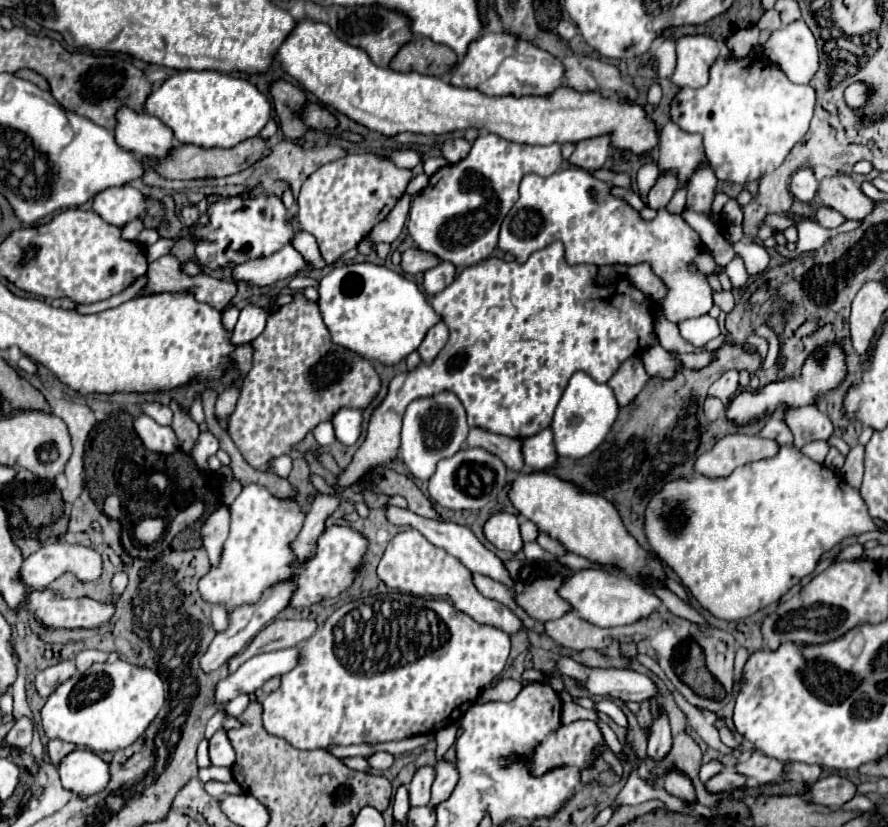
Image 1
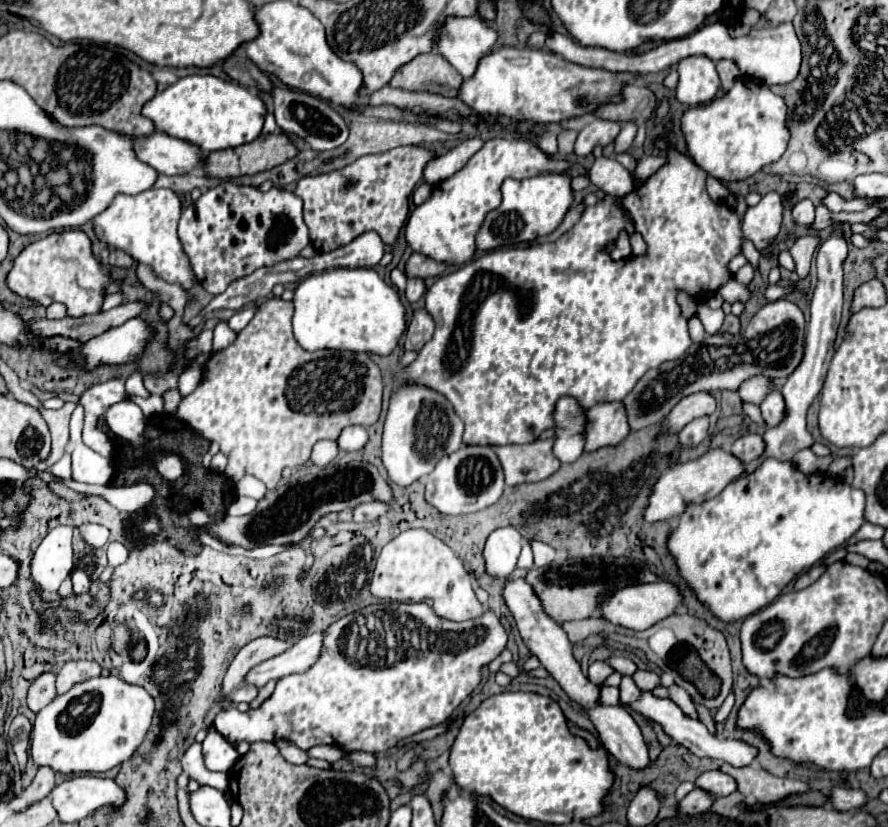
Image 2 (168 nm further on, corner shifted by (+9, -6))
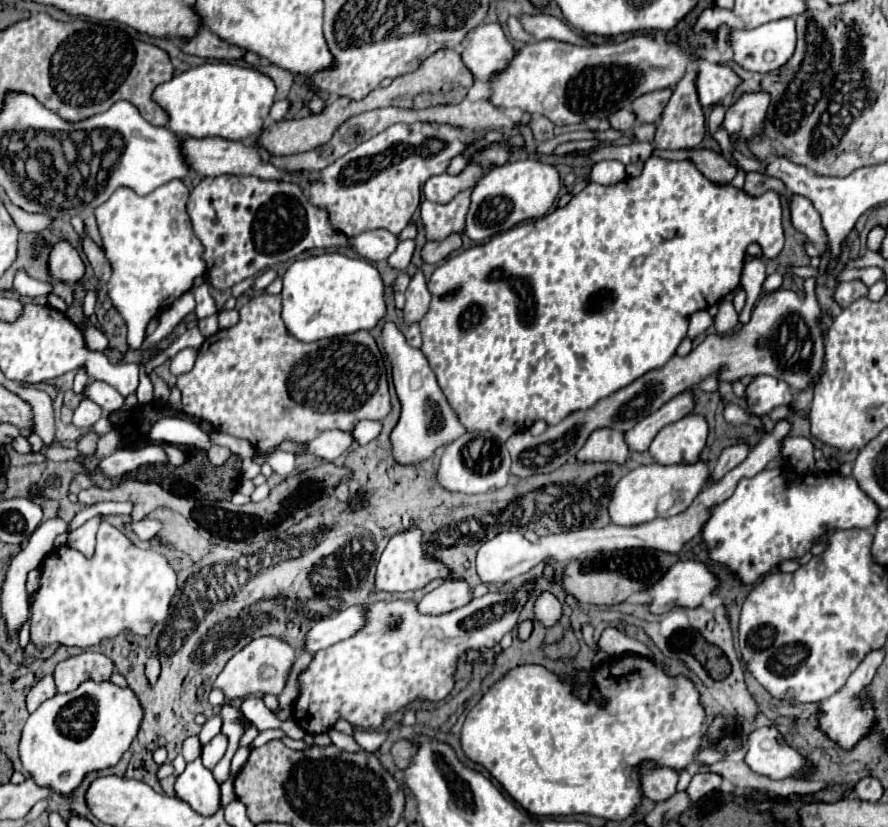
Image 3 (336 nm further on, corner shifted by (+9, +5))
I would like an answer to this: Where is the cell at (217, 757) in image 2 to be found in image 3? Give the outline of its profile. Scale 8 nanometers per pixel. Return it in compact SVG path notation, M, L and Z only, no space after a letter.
M221 733L215 735L205 747L203 747L203 755L201 755L201 761L207 769L213 769L221 757L225 755L225 749L227 749L227 737L223 737Z

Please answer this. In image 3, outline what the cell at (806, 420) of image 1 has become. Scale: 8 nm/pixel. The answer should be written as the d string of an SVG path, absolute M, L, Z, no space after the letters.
M759 375L747 387L747 403L749 403L749 409L761 417L769 413L773 407L785 405L789 401L789 393L791 393L791 387L785 381L769 375Z

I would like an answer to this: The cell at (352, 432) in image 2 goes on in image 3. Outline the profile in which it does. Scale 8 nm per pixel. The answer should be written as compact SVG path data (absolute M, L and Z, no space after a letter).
M365 419L365 421L359 421L355 425L355 429L351 431L351 435L353 435L353 439L359 445L365 445L365 443L373 441L379 435L379 431L381 431L381 421L367 421Z

